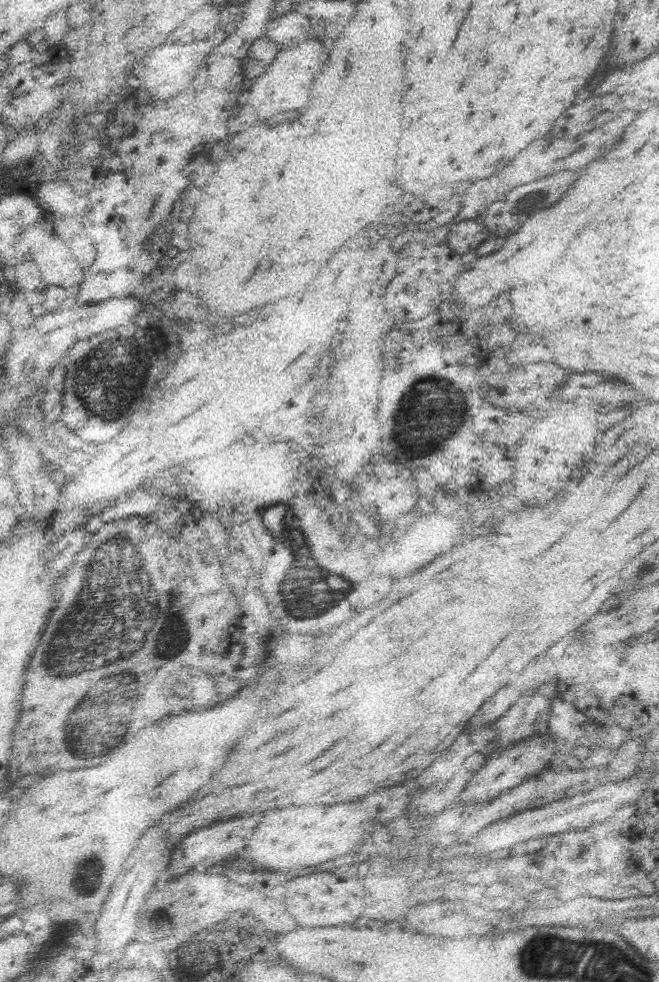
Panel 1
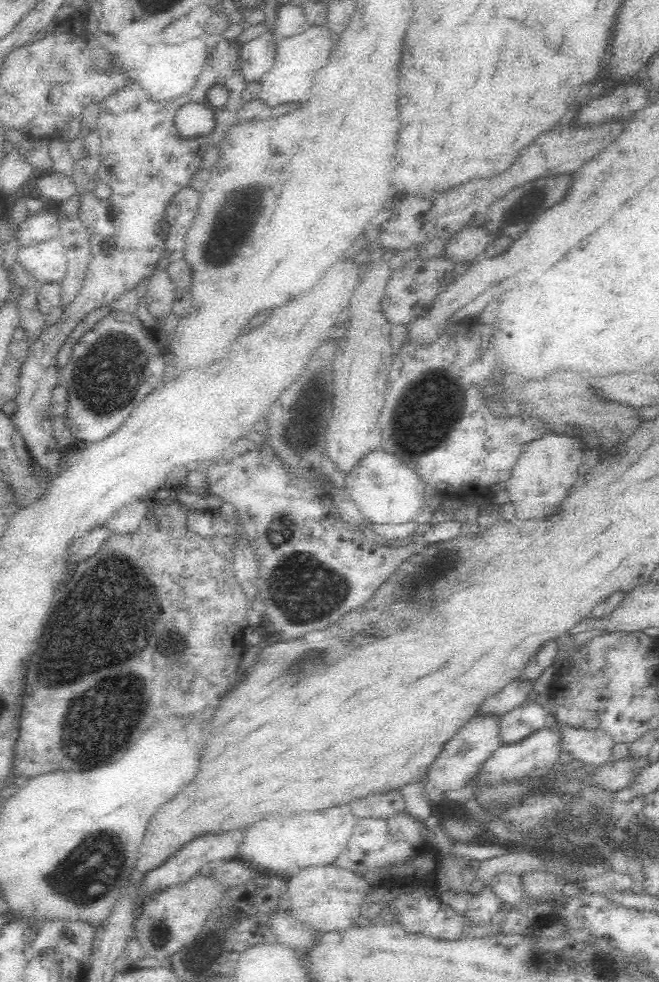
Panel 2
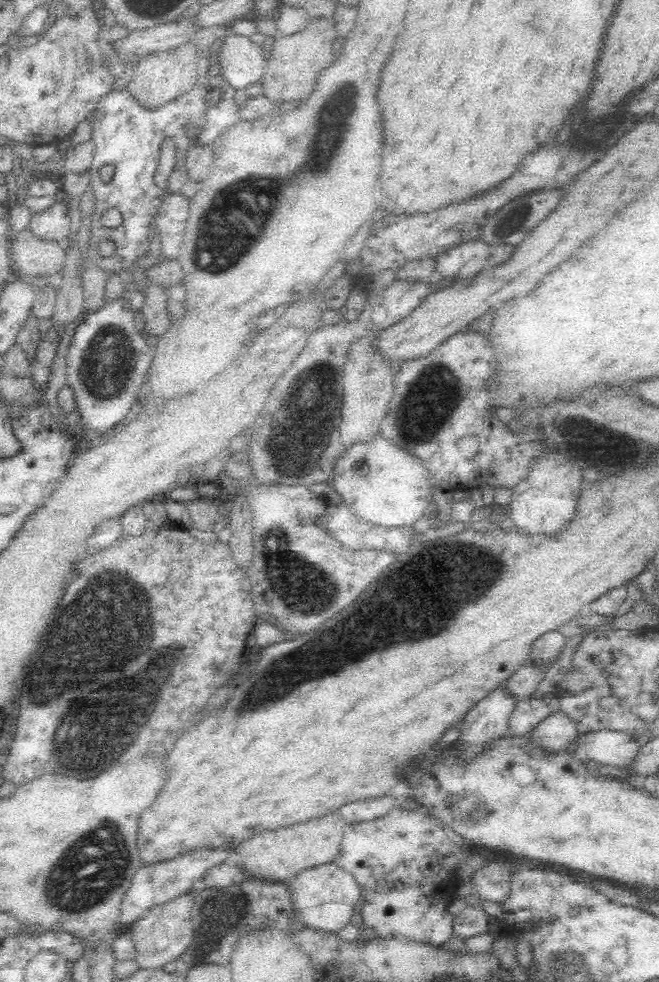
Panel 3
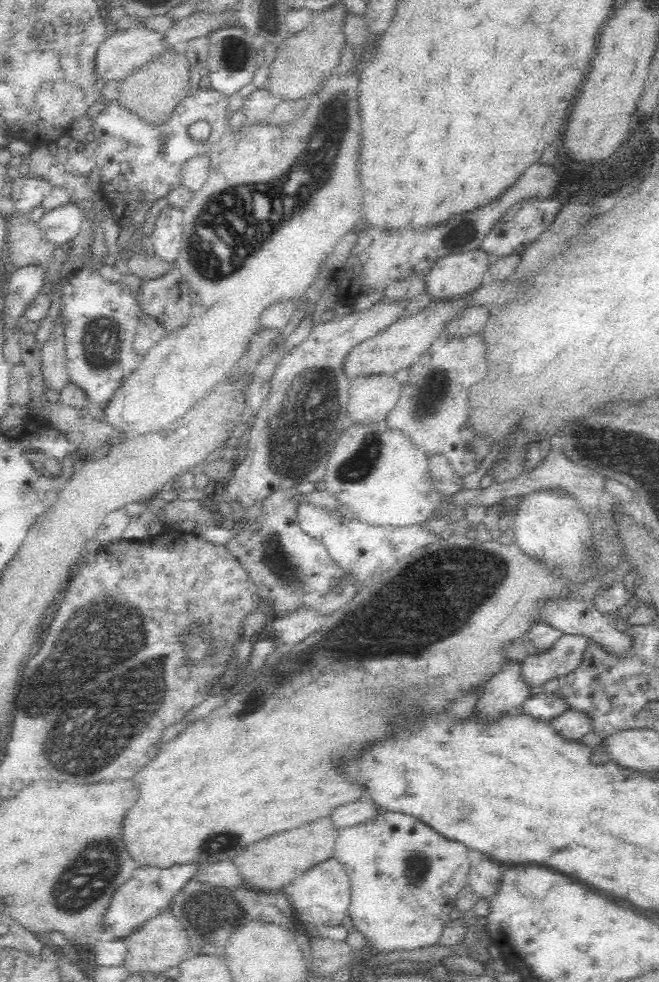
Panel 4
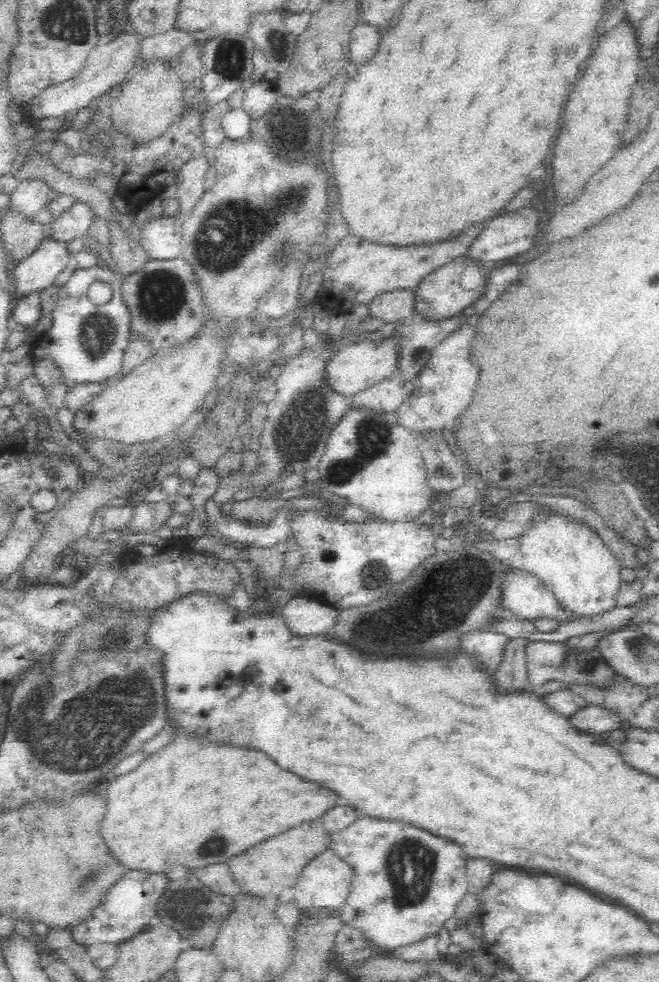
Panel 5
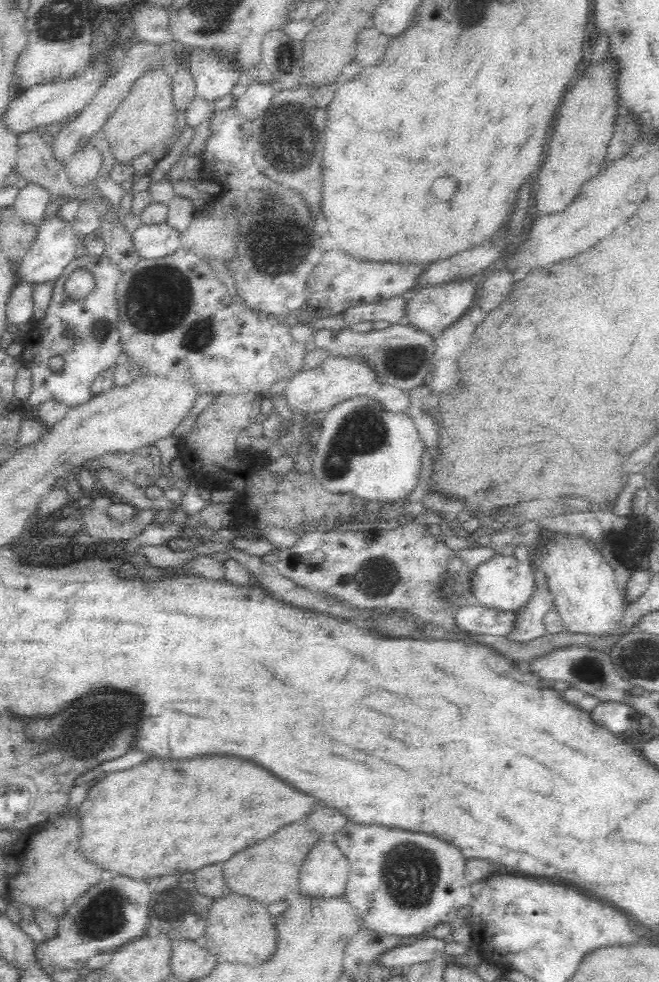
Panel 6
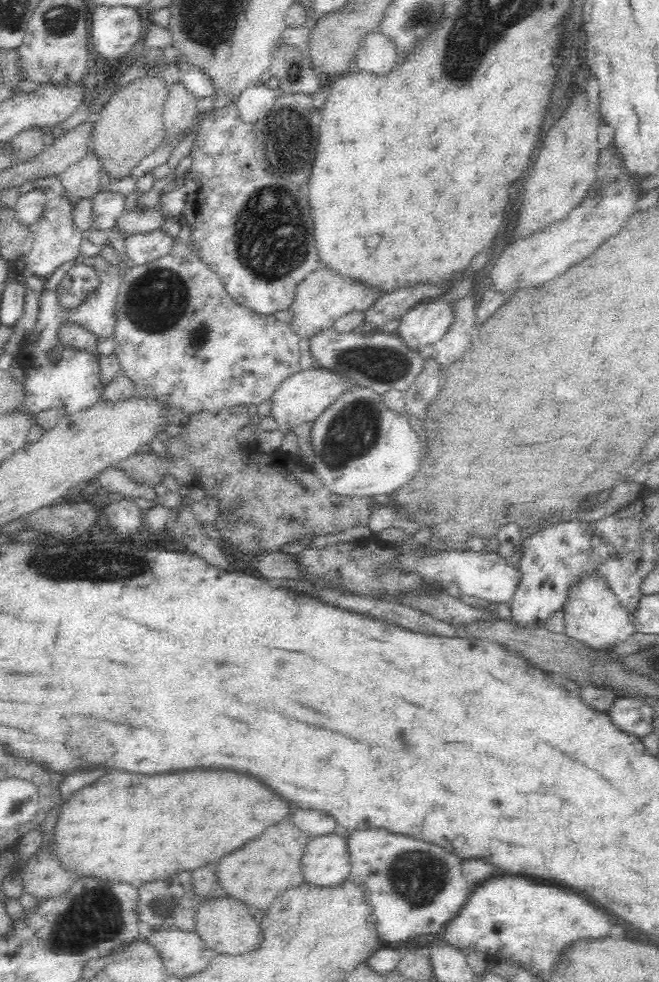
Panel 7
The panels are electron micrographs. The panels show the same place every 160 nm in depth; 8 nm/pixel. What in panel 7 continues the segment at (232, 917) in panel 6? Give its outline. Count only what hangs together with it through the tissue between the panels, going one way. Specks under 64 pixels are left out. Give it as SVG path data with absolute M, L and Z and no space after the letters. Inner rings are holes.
M226 894L218 896L218 898L203 900L197 911L198 924L195 932L206 942L208 948L212 948L218 954L228 954L228 956L250 954L250 952L258 950L264 940L262 926L250 910L252 908L246 902Z

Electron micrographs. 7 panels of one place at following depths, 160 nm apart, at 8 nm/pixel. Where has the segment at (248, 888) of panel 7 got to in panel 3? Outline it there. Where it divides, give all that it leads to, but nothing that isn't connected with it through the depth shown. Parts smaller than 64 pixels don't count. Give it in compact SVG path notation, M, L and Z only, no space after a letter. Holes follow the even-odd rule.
M328 814L292 826L262 830L256 836L244 840L240 846L236 846L236 852L240 856L242 868L246 868L248 874L258 879L286 881L288 876L304 868L332 863L341 852L344 830L346 830L346 822L342 814Z

